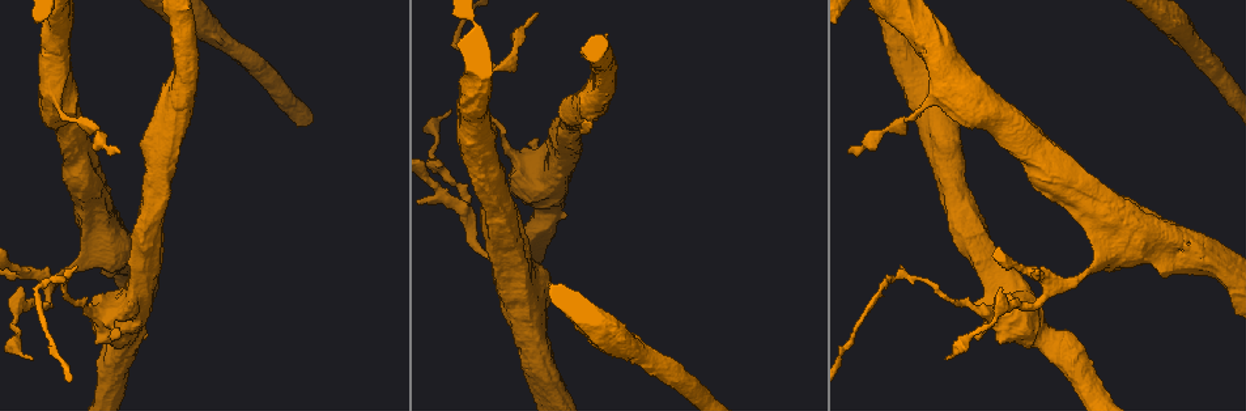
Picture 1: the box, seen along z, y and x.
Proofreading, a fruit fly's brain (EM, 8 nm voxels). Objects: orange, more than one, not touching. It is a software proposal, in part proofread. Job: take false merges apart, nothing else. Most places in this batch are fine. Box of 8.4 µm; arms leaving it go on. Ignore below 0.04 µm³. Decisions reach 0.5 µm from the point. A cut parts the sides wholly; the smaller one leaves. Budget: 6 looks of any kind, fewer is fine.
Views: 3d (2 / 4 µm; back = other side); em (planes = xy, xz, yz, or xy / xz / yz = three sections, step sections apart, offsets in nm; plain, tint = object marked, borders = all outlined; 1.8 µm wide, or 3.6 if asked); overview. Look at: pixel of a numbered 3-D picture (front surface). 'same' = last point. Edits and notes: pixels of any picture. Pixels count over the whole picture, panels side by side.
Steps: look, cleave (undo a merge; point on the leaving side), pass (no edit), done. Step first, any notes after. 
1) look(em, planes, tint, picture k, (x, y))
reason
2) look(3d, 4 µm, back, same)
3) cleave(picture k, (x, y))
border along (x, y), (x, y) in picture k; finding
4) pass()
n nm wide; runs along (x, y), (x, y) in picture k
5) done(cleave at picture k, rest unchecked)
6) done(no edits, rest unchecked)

look(3d, 2 µm, picture 1, (903, 273))
sharp bend

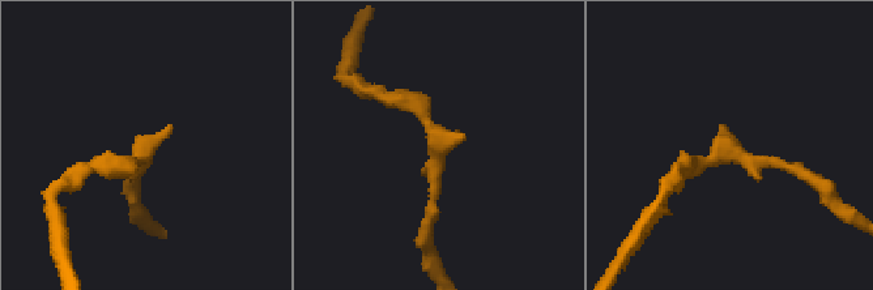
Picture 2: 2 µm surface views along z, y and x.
look(em, xz, step 8, tint, picture 2, (144, 150))

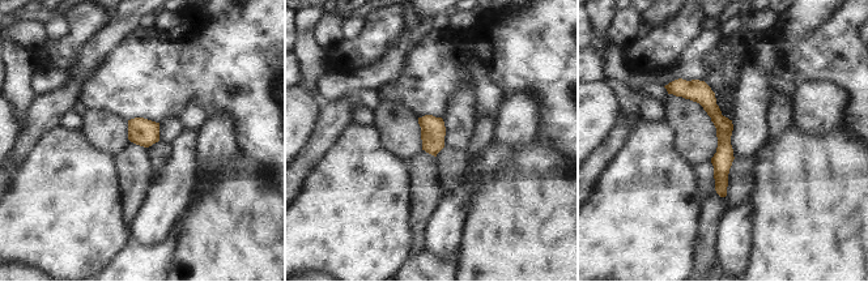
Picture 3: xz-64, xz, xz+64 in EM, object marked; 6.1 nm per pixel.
look(em, yz, step 16, borders, same)
another direction

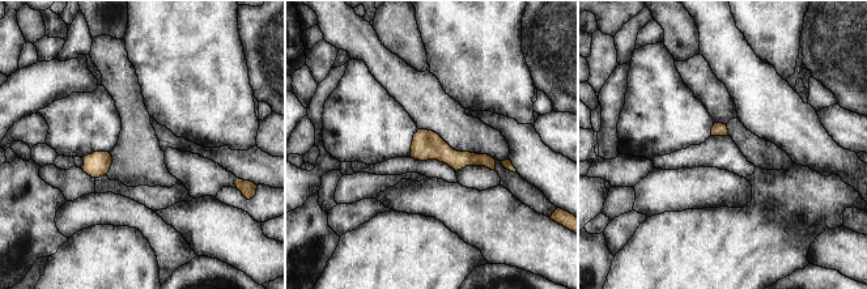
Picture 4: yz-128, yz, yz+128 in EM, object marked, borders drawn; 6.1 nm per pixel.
pass()
runs along (416, 137), (454, 158), (492, 165) in picture 4; continuous, no second neuron

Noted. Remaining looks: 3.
look(em, planes, tint, picture 1, (467, 214))
three-way junction

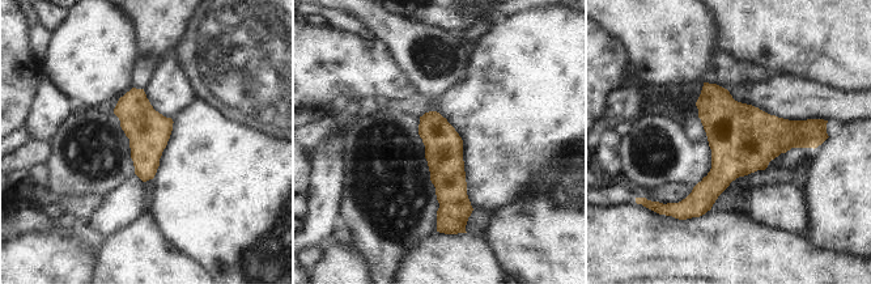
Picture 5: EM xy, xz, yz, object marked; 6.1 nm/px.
pass()
runs along (432, 114), (446, 164), (446, 217) in picture 5; continuous, no second neuron

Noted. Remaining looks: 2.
look(em, yz, step 16, tint, picture 1, (76, 121))
thin neck

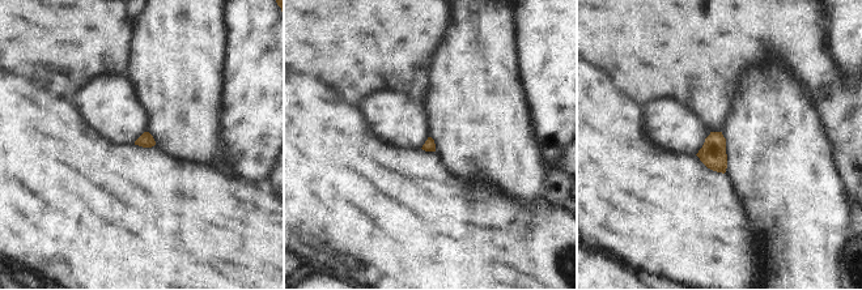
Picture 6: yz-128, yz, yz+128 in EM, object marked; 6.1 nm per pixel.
pass()
70 nm wide; all the same neuron

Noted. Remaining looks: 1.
done(no edits, rest unchecked)

